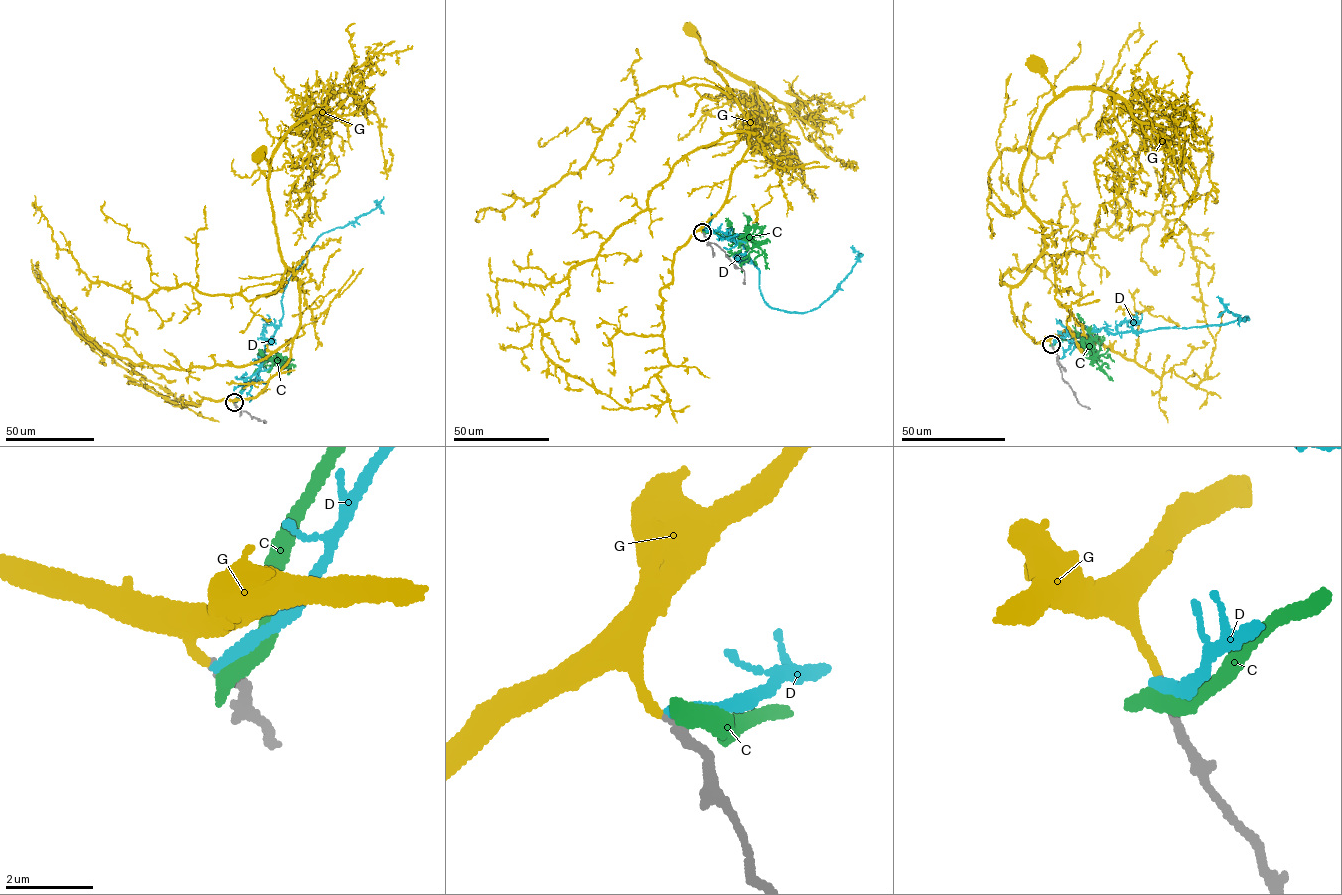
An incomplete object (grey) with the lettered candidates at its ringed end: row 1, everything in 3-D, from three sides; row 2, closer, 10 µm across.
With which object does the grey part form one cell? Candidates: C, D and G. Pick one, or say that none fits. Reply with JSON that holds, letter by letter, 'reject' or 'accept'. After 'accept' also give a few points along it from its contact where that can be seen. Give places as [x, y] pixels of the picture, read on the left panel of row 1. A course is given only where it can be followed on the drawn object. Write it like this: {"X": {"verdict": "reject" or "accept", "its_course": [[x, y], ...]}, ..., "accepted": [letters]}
{"C": {"verdict": "reject"}, "D": {"verdict": "reject"}, "G": {"verdict": "accept", "its_course": [[233, 402], [256, 396], [284, 365], [300, 325], [298, 281], [282, 259], [269, 195], [270, 167], [258, 155]]}, "accepted": ["G"]}

